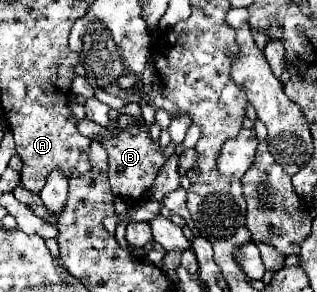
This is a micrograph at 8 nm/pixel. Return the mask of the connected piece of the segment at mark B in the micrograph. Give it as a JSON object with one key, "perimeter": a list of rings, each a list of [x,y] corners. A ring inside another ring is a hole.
{"perimeter":[[[140,122],[138,128],[140,128],[138,134],[130,134],[130,126],[128,126],[124,130],[120,130],[120,134],[114,138],[98,138],[98,142],[108,152],[108,178],[110,178],[112,192],[124,200],[142,200],[144,194],[150,190],[158,170],[168,160],[168,154],[160,146],[160,142],[154,142],[150,138],[146,124]]]}

